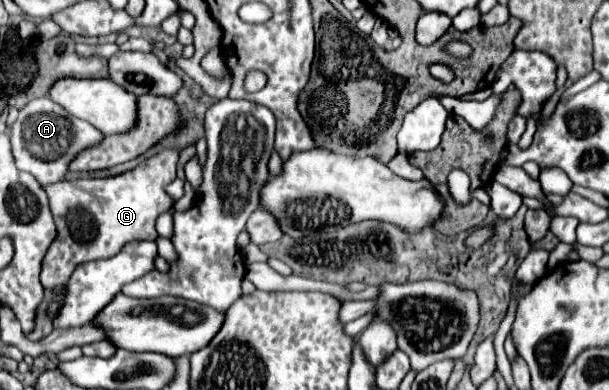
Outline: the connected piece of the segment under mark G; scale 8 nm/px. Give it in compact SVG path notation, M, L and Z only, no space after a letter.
M165 148L137 168L117 176L63 180L59 184L45 186L57 226L57 236L45 254L41 284L47 290L53 290L55 286L67 284L77 264L115 256L127 242L155 240L157 216L171 210L173 206L173 200L165 194L163 188L175 180L177 160L179 152Z

